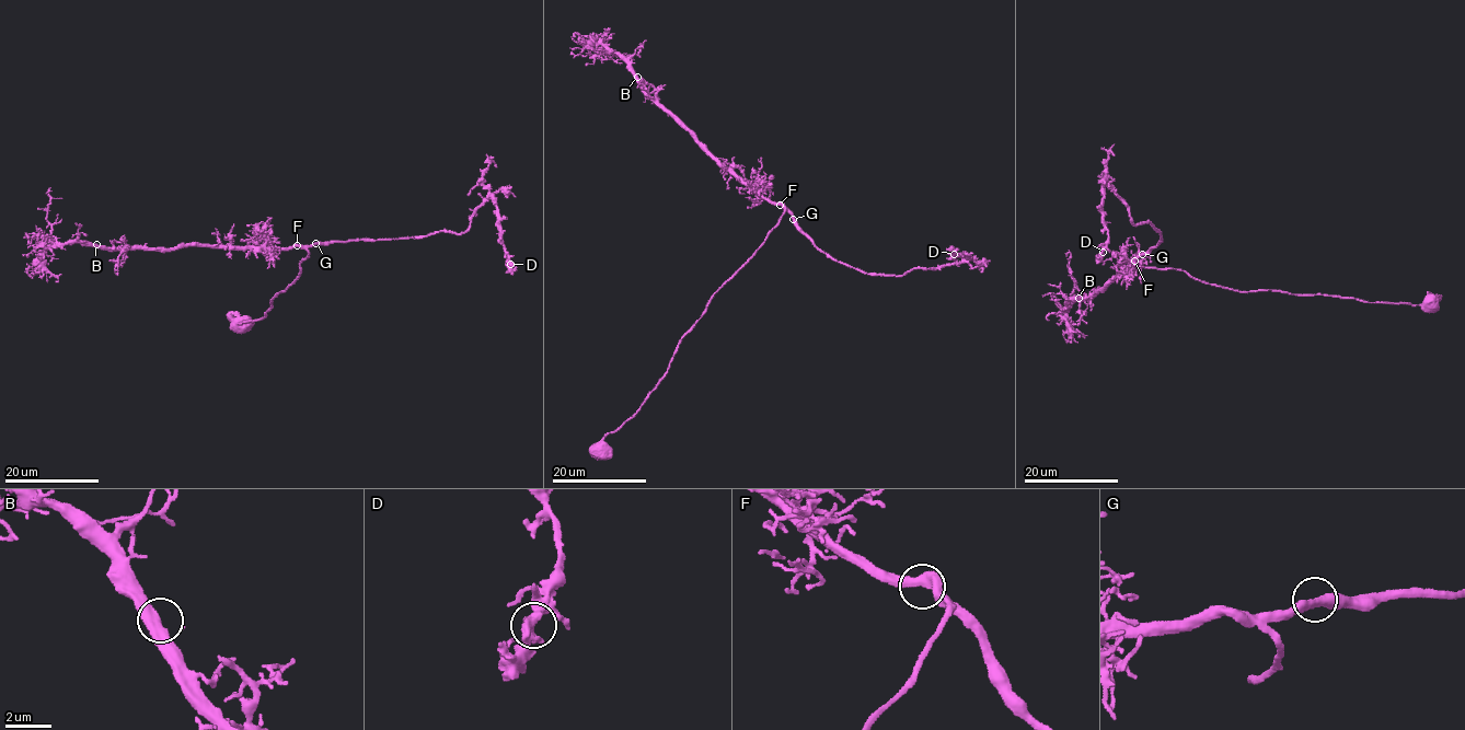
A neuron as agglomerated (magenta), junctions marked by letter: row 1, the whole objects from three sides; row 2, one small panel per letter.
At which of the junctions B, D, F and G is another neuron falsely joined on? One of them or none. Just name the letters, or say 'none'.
none

